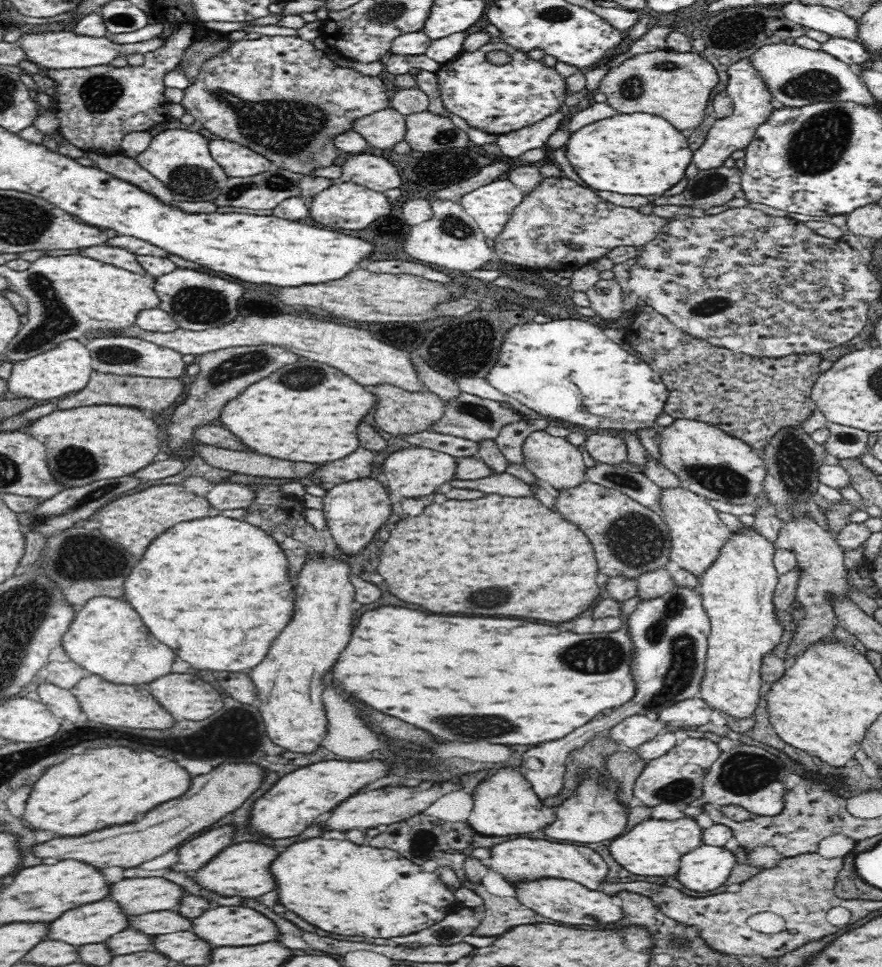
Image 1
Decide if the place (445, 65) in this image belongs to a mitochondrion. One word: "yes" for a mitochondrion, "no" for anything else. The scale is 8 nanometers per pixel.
no

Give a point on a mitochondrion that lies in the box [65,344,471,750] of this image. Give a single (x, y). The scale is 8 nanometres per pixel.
(239, 365)

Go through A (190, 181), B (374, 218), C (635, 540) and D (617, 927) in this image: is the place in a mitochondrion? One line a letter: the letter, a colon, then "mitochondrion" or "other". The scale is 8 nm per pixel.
A: mitochondrion
B: other
C: mitochondrion
D: other

